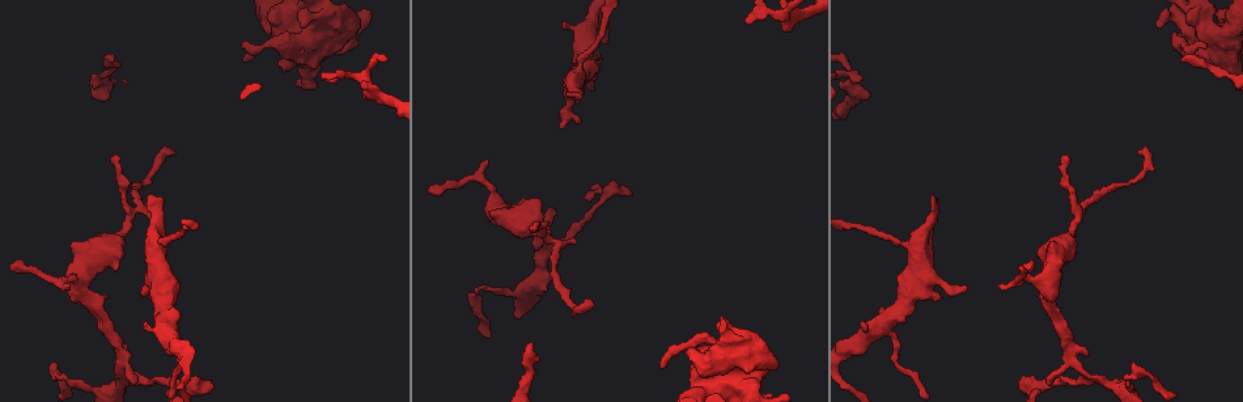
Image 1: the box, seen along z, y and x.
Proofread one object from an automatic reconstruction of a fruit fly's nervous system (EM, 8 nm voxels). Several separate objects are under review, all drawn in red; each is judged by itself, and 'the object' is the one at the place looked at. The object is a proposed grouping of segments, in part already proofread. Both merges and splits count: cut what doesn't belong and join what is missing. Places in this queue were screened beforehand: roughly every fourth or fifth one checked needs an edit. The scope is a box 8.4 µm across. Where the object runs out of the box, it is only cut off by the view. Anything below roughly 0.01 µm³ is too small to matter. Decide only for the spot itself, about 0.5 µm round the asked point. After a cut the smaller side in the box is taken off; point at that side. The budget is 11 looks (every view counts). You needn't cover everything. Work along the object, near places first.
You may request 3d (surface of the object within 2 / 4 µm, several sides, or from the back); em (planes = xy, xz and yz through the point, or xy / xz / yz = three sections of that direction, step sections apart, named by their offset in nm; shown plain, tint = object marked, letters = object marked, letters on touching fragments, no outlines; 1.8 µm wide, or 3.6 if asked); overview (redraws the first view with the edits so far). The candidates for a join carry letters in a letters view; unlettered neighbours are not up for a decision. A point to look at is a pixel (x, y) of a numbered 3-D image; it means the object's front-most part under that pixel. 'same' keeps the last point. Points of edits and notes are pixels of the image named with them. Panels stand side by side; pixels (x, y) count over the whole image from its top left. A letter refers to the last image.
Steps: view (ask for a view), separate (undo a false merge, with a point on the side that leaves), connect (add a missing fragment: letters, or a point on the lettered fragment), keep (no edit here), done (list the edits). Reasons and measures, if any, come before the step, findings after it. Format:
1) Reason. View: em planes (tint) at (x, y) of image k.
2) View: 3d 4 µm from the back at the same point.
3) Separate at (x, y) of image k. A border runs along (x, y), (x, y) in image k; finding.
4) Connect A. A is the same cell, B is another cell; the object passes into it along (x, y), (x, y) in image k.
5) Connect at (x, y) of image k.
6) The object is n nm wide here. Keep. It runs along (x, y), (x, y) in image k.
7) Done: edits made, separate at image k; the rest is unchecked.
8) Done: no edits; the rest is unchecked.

View: 3d 4 µm at (529, 346) of image 1.

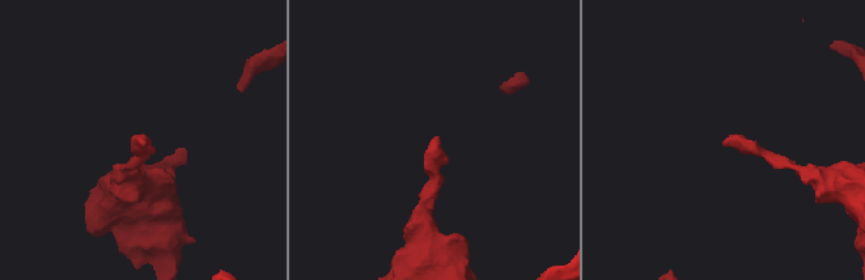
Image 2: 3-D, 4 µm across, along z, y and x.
View: em planes (letters) at (142, 144) of image 2.

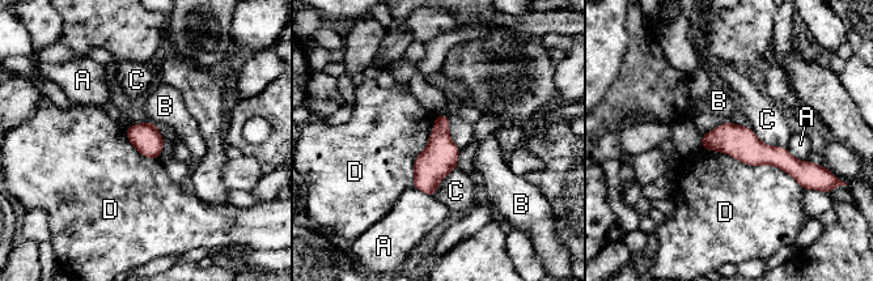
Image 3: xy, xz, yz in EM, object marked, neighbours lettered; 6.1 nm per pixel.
Keep. A, B, C and D are other cells; it runs along (704, 139), (808, 165) in image 3; no lettered fragment goes on from it.

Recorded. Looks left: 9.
Three-way junction. View: 3d 2 µm at (548, 239) of image 1.

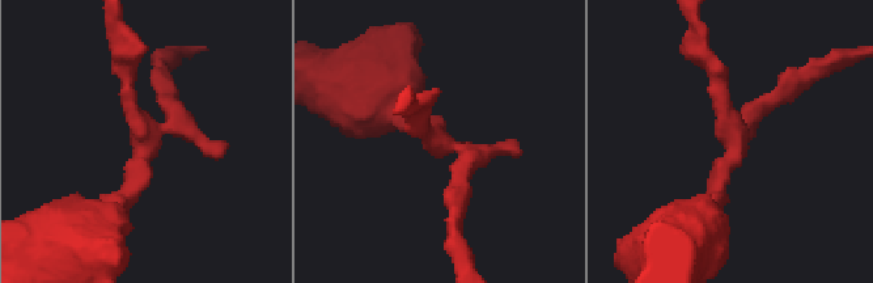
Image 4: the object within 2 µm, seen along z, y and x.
View: em yz step 8 (tint) at (439, 142) of image 4.

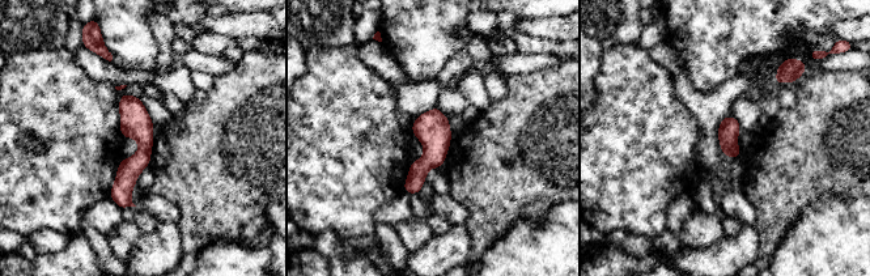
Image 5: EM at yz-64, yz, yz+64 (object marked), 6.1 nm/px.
What lies round it. View: em yz step 8 (letters) at the same point.

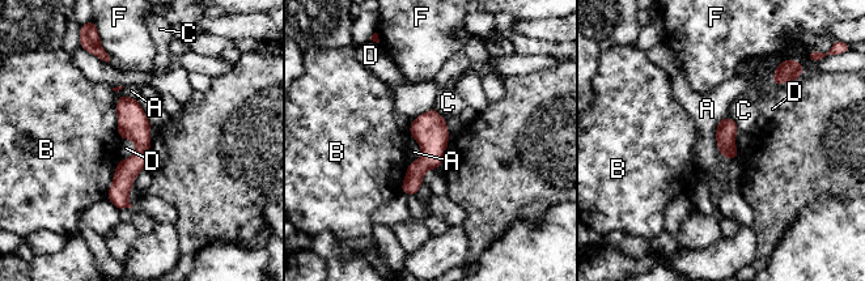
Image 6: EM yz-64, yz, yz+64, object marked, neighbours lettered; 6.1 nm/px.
Keep. A, B, C, D and F are other cells; a border runs along (134, 140), (135, 152), (121, 160) in image 6; all the same cell.

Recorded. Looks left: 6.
View: em 3.6 µm planes (letters) at (158, 197) of image 1.

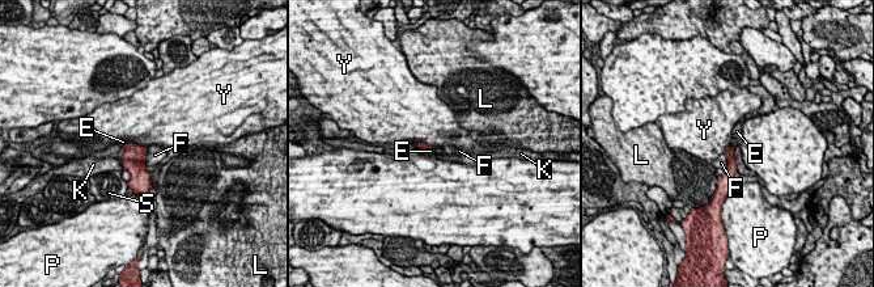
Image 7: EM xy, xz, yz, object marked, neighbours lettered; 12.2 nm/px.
Connect E. E is the same cell, F, K, L, P, S and Y are other cells; the object passes into it along (421, 146), (428, 147), (431, 151) in image 7; the cell continues.

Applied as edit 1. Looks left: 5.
Tapers out. View: em xz step 16 (letters) at (747, 18) of image 1.

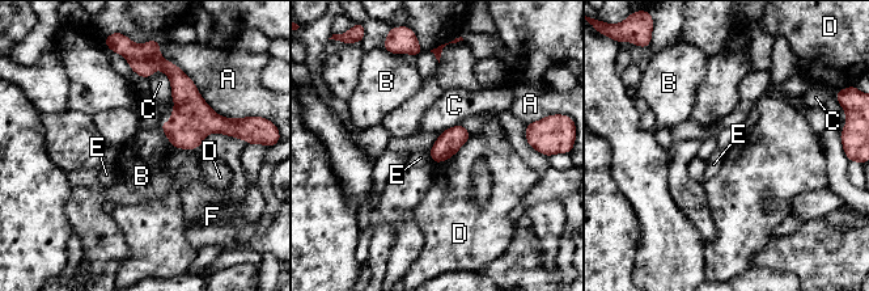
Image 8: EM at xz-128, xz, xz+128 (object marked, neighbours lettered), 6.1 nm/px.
The longest contact is with A, 480 nm. Keep. A, B, C, D, E and F are other cells; a border runs along (428, 151), (432, 160) in image 8; no lettered fragment goes on from it.

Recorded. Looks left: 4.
Sudden change in width. View: em 3.6 µm planes (letters) at (731, 360) of image 1.

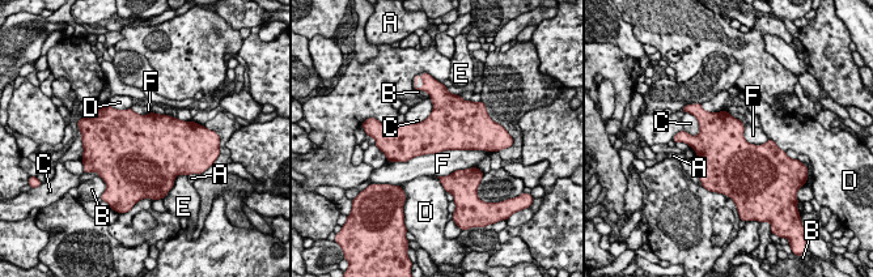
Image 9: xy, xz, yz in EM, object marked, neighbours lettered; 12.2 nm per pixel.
The object is 500 nm wide here. Keep. A, B, C, D, E and F are other cells; a border runs along (481, 149), (445, 149), (398, 162) in image 9; continuous, no second cell.

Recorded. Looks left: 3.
Done: edits made, connect at image 7; the rest is unchecked.

